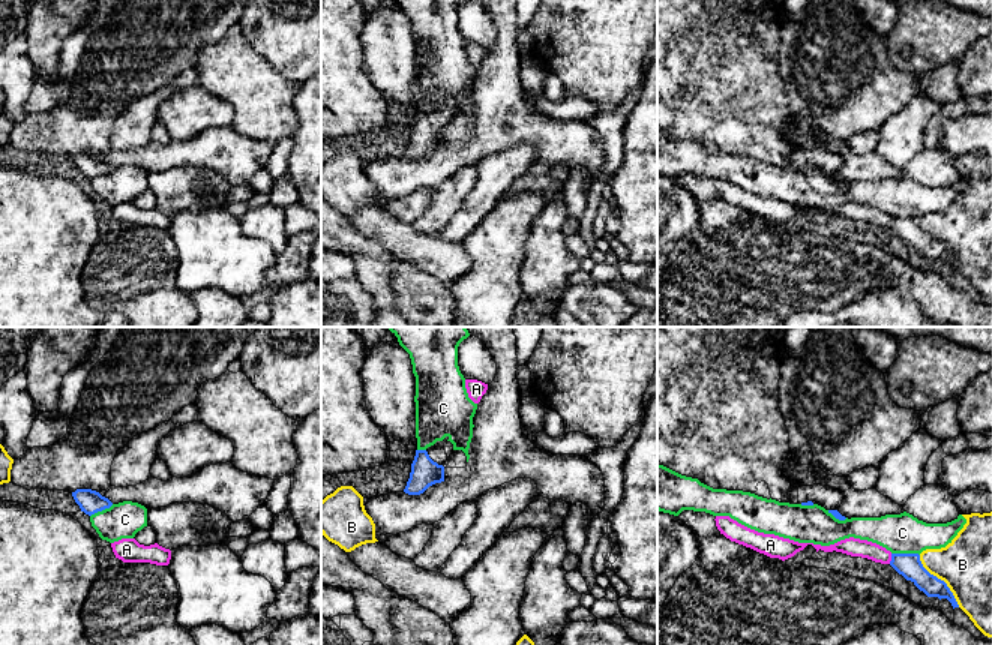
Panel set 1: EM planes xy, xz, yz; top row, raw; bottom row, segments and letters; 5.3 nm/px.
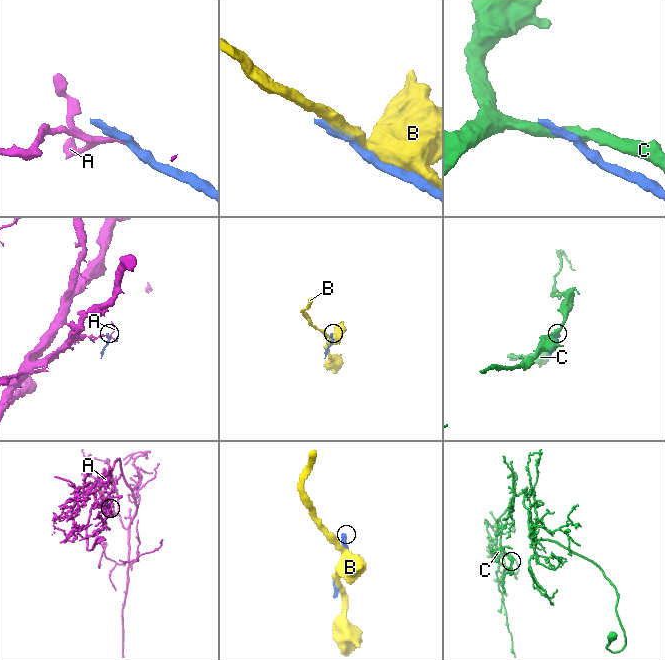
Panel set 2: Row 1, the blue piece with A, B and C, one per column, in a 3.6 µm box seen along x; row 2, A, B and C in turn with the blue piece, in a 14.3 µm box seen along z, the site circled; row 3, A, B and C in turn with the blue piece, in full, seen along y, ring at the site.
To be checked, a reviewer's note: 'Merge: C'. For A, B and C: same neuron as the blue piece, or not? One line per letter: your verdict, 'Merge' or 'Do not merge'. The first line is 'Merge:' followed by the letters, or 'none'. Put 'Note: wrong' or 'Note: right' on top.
Note: wrong
Merge: none
A: Do not merge
B: Do not merge
C: Do not merge

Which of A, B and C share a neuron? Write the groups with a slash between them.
A / B / C

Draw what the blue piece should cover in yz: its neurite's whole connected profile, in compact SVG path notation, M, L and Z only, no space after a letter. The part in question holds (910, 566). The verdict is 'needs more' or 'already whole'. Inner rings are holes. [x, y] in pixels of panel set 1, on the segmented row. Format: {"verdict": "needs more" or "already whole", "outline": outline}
{"verdict": "already whole", "outline": "M891 554L890 566L927 597L947 598L953 609L959 608L947 584L923 567L918 554Z"}

